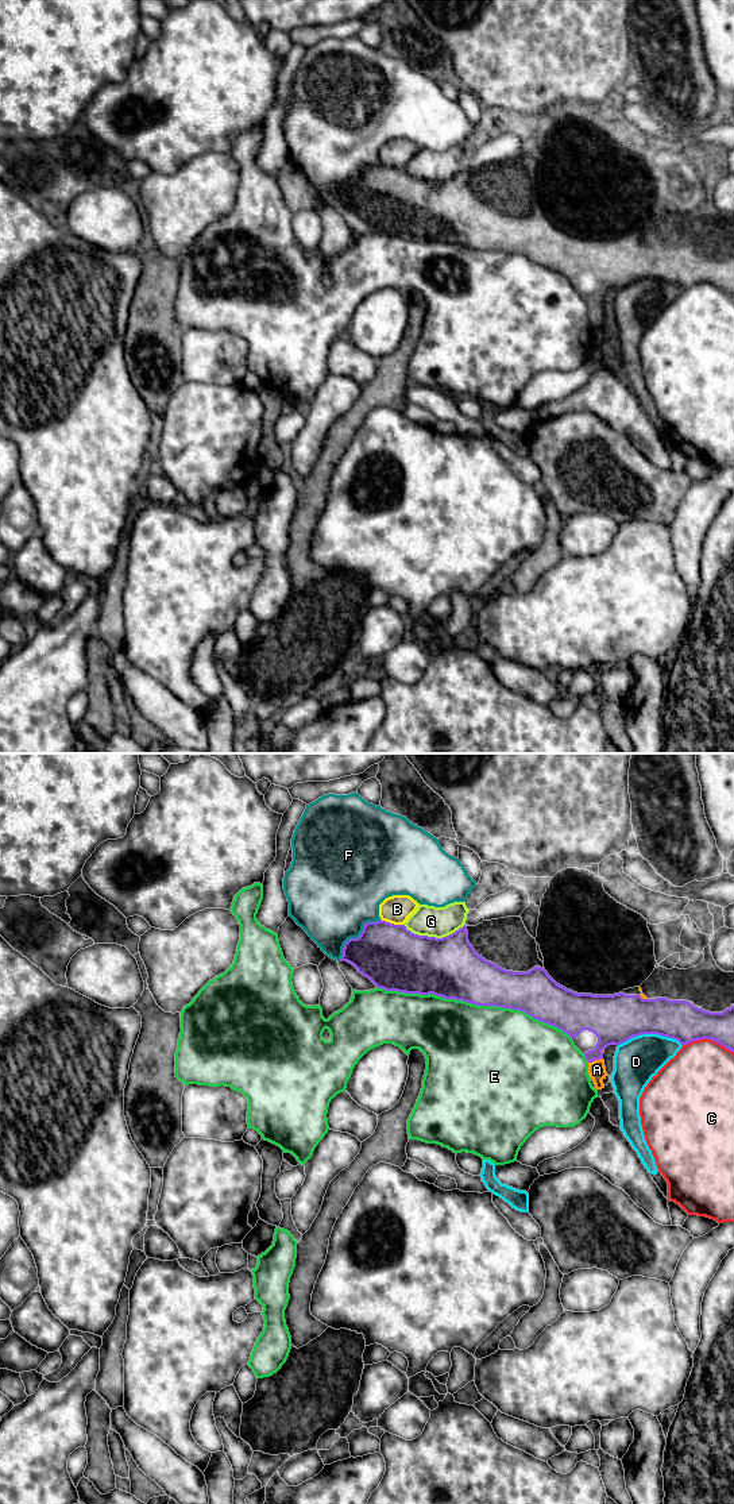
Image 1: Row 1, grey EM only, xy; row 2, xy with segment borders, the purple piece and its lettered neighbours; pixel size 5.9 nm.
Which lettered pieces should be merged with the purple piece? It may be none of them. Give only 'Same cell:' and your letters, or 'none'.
Same cell: A

